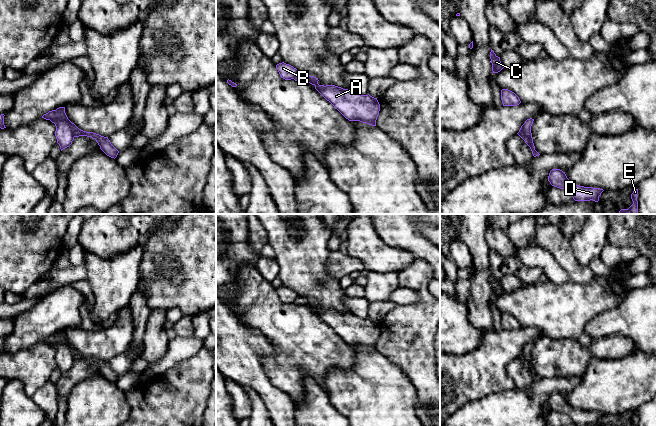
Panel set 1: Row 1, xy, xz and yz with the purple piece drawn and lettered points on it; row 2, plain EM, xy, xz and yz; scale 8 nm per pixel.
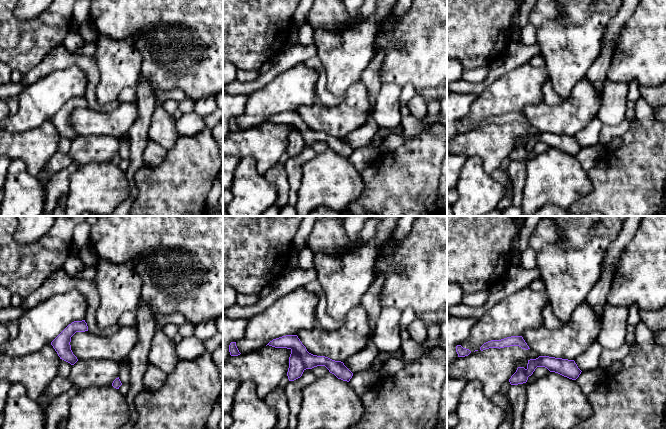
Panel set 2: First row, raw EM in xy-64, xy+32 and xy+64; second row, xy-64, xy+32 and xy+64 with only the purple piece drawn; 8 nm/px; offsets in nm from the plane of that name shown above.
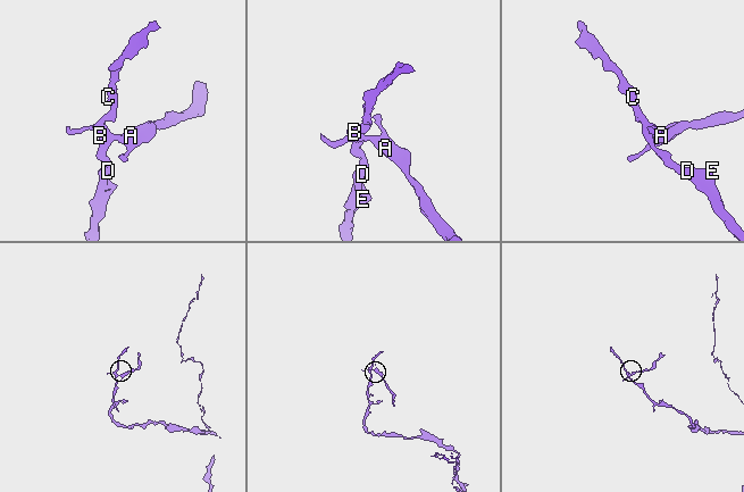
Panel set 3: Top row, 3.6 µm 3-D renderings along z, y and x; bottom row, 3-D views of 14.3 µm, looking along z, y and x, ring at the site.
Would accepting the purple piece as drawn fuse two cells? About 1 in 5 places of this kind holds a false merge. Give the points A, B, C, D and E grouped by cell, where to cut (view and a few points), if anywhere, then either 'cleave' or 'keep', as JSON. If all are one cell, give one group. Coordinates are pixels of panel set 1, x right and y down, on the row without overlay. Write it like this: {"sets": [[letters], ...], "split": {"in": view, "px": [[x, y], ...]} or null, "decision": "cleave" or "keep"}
{"sets": [["A"], ["B", "C", "D", "E"]], "split": {"in": "xy", "px": [[50, 343], [65, 342], [69, 346], [74, 360]]}, "decision": "cleave"}

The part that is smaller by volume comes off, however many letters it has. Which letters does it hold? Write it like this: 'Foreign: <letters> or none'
Foreign: A

